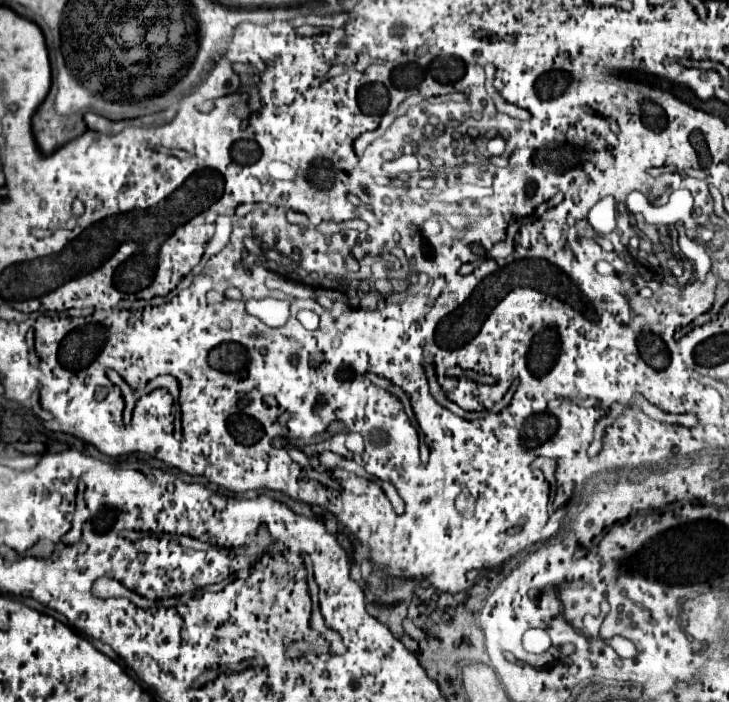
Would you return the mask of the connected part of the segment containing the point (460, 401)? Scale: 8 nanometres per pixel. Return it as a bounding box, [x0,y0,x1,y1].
[437,376,506,412]

